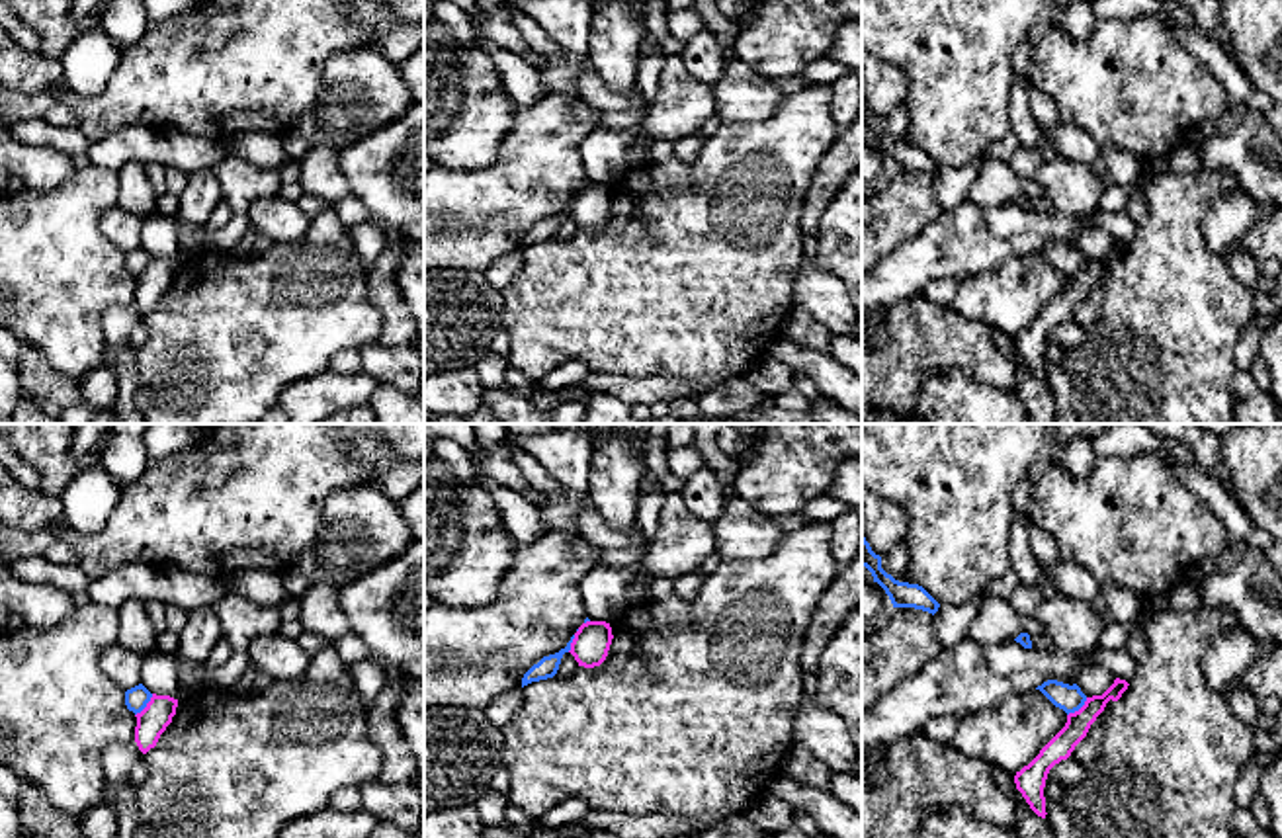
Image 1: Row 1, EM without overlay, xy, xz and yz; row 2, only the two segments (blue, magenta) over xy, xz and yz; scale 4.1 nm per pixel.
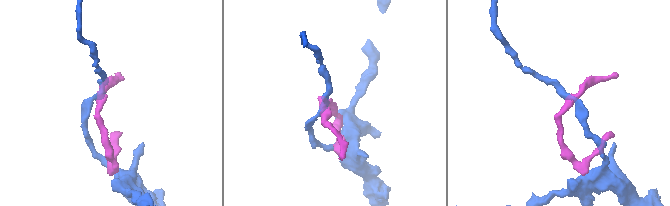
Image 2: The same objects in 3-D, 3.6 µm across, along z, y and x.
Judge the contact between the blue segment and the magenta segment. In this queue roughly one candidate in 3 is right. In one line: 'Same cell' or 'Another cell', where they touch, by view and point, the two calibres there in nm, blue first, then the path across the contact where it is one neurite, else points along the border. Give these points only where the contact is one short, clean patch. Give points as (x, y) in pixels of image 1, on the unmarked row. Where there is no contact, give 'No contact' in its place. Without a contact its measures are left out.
Another cell. Touches blue at xy (145, 268). Thickness 90 nm (blue) against 120 nm. Boundary: xy (153, 256), (135, 278)

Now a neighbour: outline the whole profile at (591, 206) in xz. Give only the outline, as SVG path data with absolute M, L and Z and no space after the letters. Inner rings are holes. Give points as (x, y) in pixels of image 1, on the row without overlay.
M586 184L575 195L569 215L575 219L578 229L594 230L606 223L612 201L610 186Z

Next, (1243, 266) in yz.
M1237 248L1229 258L1227 266L1233 275L1255 291L1255 283L1261 277L1257 260L1249 256L1245 250Z

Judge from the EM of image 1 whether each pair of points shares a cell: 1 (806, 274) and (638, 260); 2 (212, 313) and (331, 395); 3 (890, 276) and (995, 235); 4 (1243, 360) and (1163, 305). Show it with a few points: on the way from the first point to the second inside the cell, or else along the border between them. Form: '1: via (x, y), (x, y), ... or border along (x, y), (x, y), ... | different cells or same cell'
1: border along (800, 262), (792, 276), (792, 305) | different cells
2: border along (327, 368), (292, 381), (276, 403) | different cells
3: via (915, 262), (946, 247), (970, 241) | same cell
4: border along (1251, 321), (1236, 346), (1236, 368) | different cells

